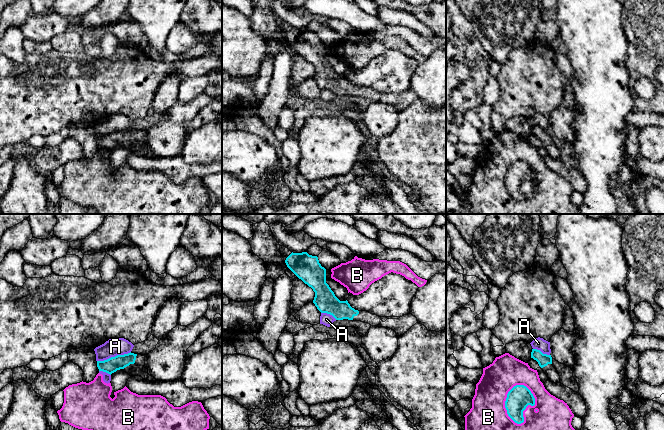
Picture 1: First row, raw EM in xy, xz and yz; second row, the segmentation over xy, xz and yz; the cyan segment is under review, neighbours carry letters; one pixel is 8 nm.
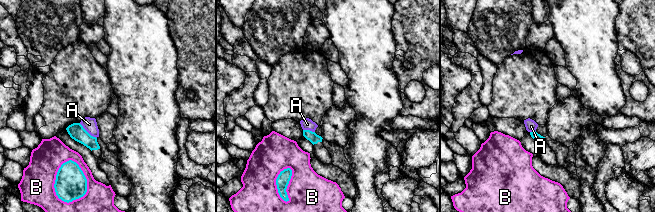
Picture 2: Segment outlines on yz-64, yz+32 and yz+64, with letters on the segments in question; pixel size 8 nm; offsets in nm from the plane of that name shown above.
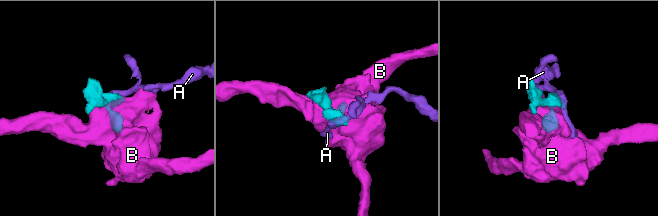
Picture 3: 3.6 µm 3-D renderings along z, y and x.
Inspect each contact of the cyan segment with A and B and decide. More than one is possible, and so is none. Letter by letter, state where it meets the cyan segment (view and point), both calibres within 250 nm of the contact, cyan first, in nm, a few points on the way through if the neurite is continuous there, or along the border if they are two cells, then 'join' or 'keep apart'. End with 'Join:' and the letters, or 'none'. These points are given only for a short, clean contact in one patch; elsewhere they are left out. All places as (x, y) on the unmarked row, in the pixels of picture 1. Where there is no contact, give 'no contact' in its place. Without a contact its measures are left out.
A: meets cyan in xy at (113, 133); 120 nm thick on the cyan side, 140 nm on the other; border along xy (130, 127), (97, 137); keep apart
B: meets cyan in yz at (530, 180); 190 nm thick on the cyan side, 360 nm on the other; border along yz (523, 160), (534, 180), (517, 200); keep apart
Join: none

